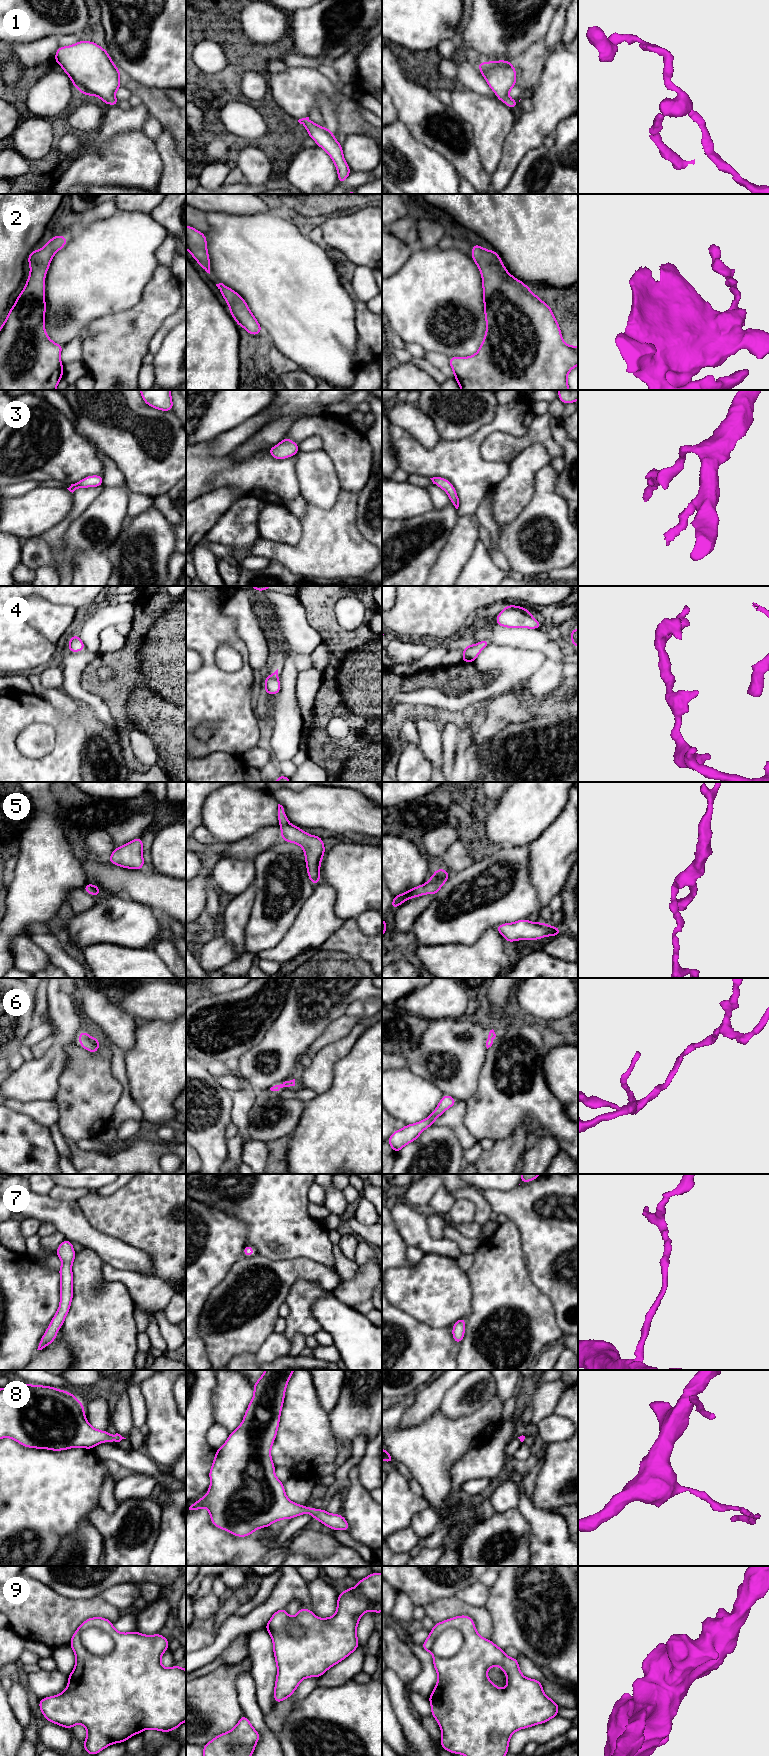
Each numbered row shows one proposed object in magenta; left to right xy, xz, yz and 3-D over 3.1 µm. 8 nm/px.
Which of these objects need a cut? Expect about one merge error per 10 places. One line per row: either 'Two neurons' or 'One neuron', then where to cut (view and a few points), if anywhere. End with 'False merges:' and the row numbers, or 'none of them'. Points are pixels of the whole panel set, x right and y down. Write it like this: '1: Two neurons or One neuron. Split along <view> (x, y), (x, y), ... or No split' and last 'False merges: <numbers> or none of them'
1: One neuron. No split
2: One neuron. No split
3: One neuron. No split
4: One neuron. No split
5: One neuron. No split
6: One neuron. No split
7: One neuron. No split
8: One neuron. No split
9: Two neurons. Split along xy (80, 1633), (89, 1627), (98, 1627), (112, 1639), (114, 1648)
False merges: 9

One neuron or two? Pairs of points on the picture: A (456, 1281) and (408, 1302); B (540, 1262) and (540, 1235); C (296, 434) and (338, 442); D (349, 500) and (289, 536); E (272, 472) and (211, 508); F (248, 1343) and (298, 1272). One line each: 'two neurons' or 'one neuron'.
A: one neuron
B: one neuron
C: one neuron
D: two neurons
E: two neurons
F: one neuron

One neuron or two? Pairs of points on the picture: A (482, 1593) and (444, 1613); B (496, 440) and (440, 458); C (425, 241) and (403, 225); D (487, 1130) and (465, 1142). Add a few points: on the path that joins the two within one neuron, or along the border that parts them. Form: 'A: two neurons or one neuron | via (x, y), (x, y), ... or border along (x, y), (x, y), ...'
A: two neurons | border along (455, 1596), (471, 1605), (484, 1606)
B: two neurons | border along (499, 431), (481, 445), (486, 461)
C: one neuron | via (420, 240), (408, 230)
D: two neurons | border along (464, 1116), (466, 1128), (477, 1139)

